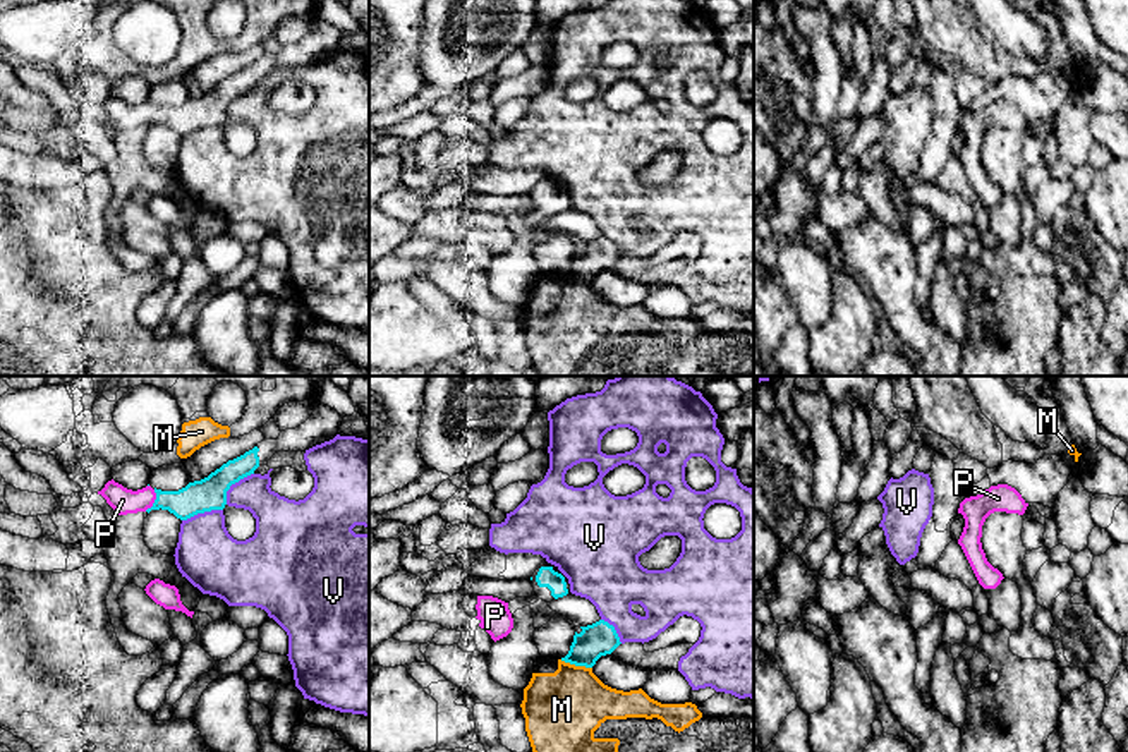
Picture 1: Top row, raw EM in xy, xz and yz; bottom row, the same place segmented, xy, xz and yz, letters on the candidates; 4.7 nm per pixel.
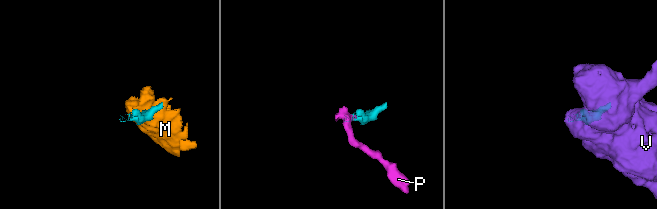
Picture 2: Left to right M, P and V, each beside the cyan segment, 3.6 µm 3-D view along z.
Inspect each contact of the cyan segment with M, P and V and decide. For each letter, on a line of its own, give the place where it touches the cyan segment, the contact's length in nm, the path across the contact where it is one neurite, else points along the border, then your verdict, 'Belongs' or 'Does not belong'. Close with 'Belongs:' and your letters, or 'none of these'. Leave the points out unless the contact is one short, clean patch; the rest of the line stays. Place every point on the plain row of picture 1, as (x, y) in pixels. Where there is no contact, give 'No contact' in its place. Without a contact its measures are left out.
M: Touches cyan at xz (576, 280). Shared border 160 nm. Boundary: xz (560, 275), (591, 284). Does not belong
P: Touches cyan at xy (155, 117). Shared border 120 nm. Path across: xy (205, 110), (191, 115), (155, 117), (122, 115). Belongs
V: Touches cyan at xy (232, 98). Shared border 200 nm. Does not belong
Belongs: P

